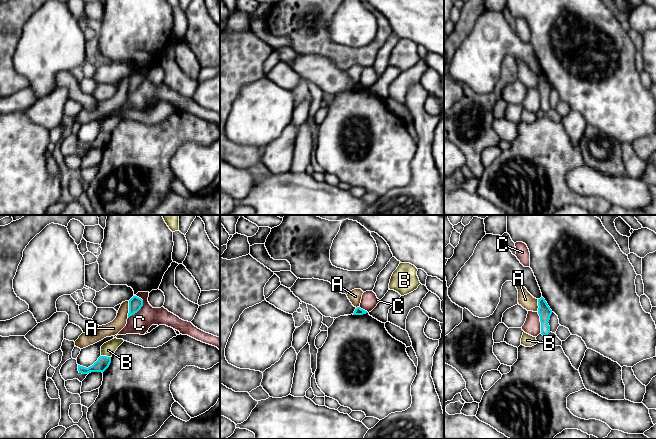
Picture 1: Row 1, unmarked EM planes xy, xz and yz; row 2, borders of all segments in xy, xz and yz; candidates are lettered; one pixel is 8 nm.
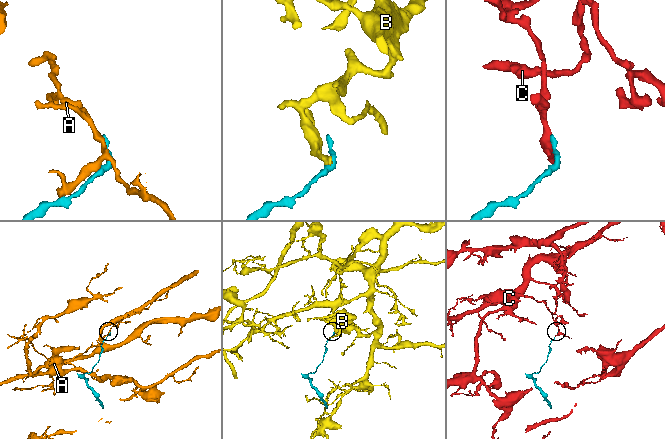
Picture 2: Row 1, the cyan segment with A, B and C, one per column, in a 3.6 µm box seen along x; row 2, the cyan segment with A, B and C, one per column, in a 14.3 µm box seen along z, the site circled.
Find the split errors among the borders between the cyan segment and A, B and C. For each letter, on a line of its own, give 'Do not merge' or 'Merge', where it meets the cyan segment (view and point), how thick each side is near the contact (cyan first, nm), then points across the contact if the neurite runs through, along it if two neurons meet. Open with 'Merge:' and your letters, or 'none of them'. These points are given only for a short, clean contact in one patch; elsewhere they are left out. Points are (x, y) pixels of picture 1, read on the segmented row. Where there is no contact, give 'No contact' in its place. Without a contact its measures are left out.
Merge: none of them
A: Do not merge. Touches cyan at xy (129, 309). Thickness 110 nm (cyan) against 110 nm. Boundary: xy (129, 301), (127, 317)
B: Do not merge. Touches cyan at xy (106, 356). Thickness 110 nm (cyan) against 110 nm. Boundary: xy (101, 355), (110, 357)
C: Do not merge. Touches cyan at xy (141, 306). Thickness 110 nm (cyan) against 170 nm. Boundary: xy (136, 295), (142, 300), (142, 306), (128, 318)

